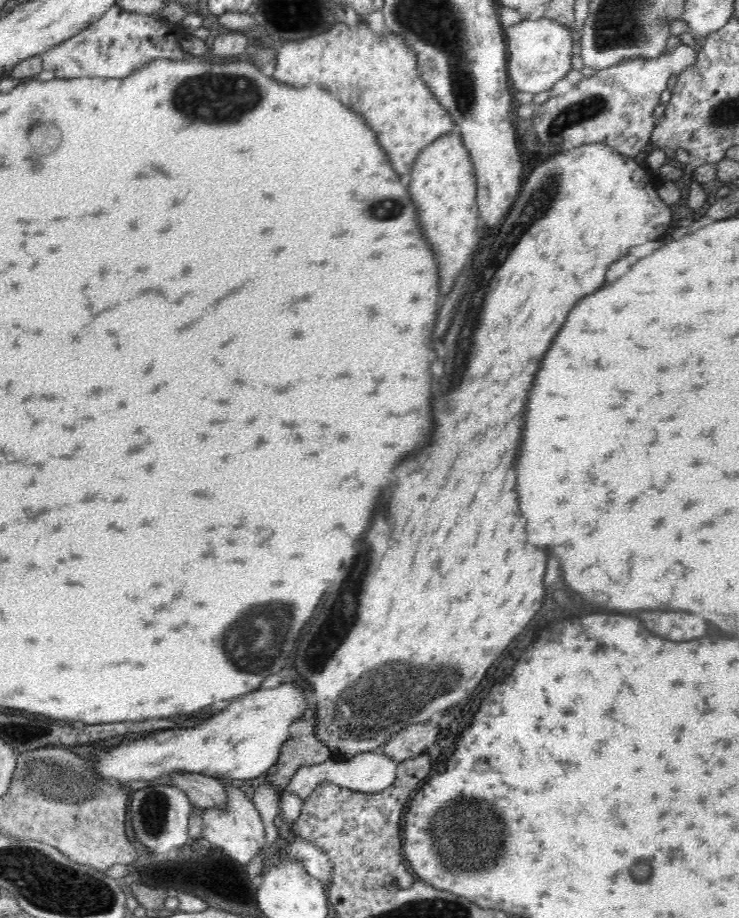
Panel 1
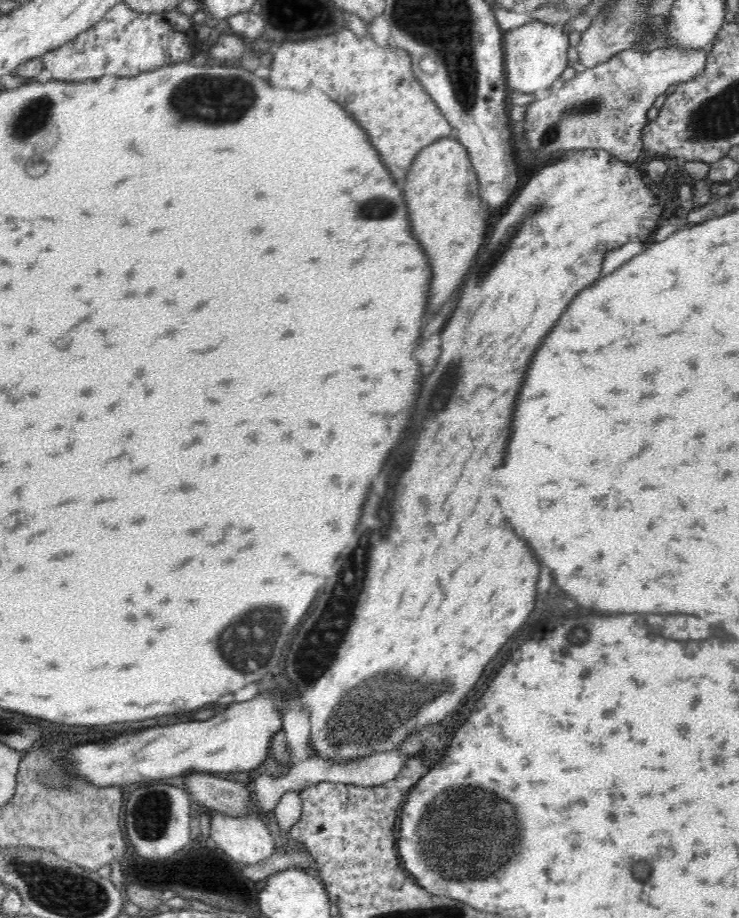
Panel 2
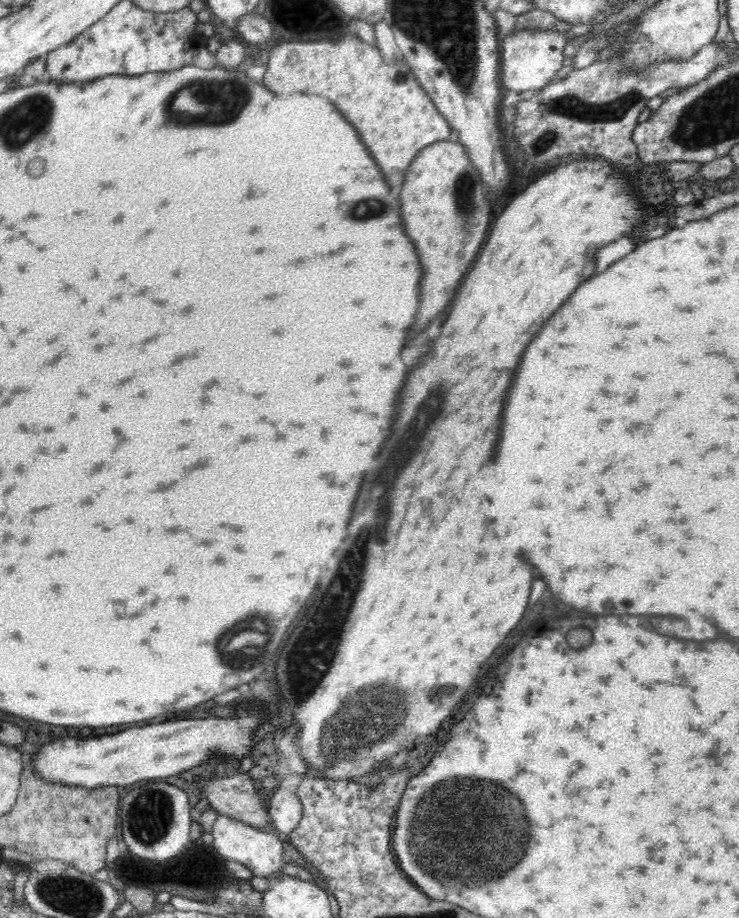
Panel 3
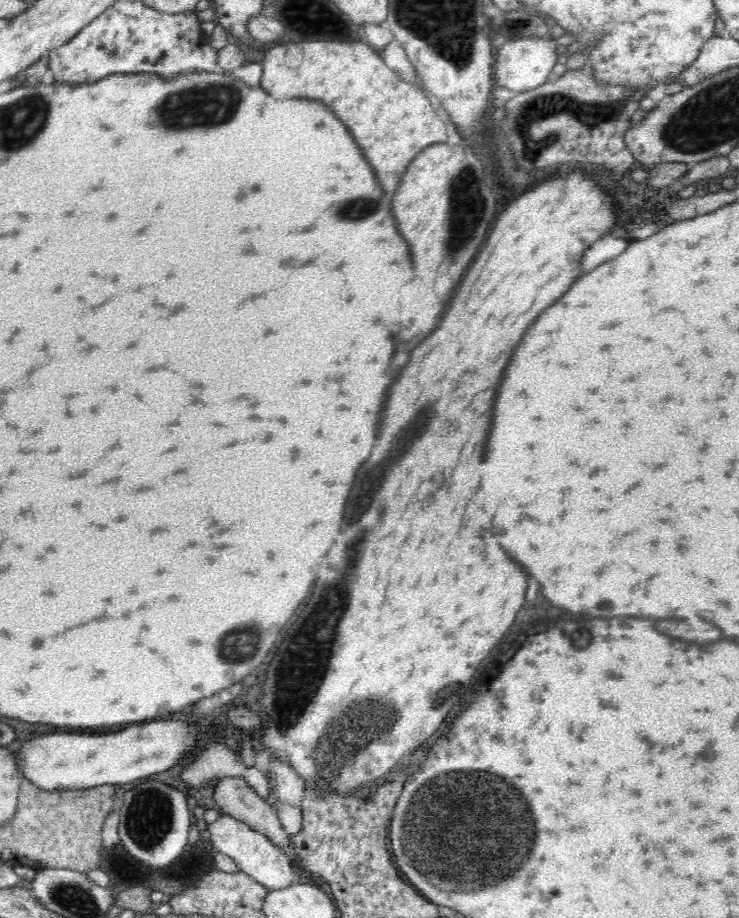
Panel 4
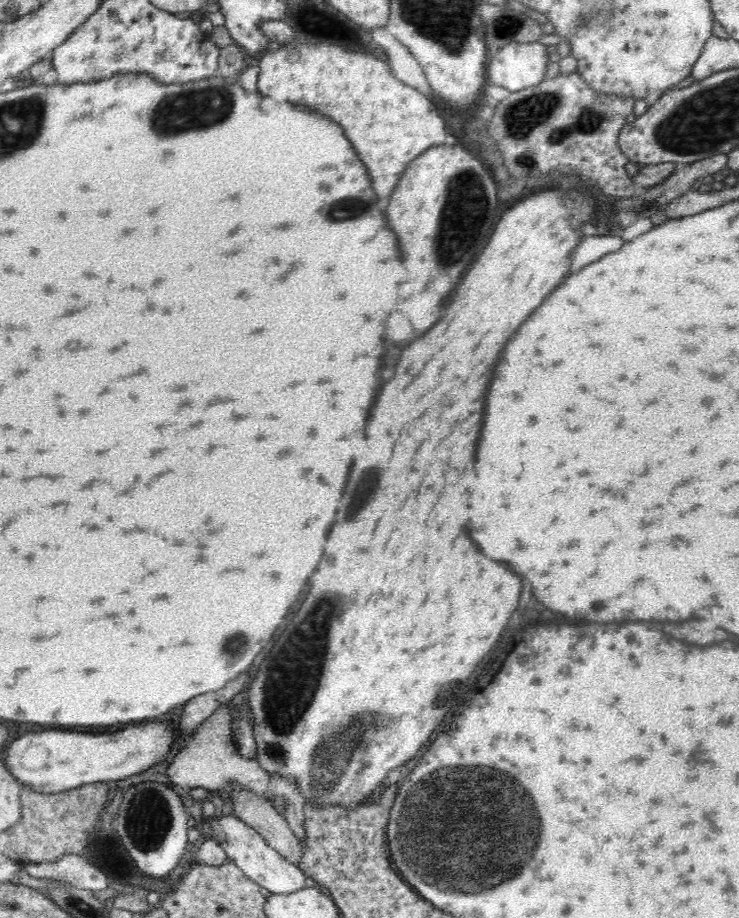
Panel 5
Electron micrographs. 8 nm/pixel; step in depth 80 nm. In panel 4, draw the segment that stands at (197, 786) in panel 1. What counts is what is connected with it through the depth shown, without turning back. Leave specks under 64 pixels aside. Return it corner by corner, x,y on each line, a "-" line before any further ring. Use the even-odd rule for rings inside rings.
226,776
226,778
222,778
214,787
213,799
226,815
230,815
240,822
245,822
252,830
266,835
270,839
270,842
273,842
282,852
292,858
292,861
297,861
291,842
292,835
288,834
286,829
282,827
282,823
280,823
280,819
276,815
274,805
270,806
270,804
266,803
264,798
253,788
250,788
243,778
239,776

